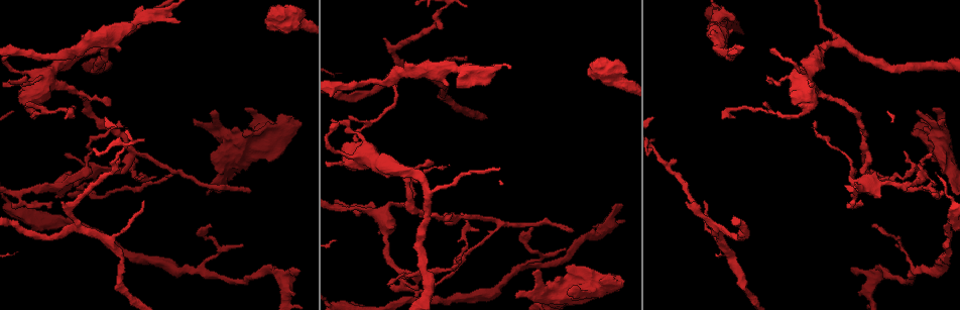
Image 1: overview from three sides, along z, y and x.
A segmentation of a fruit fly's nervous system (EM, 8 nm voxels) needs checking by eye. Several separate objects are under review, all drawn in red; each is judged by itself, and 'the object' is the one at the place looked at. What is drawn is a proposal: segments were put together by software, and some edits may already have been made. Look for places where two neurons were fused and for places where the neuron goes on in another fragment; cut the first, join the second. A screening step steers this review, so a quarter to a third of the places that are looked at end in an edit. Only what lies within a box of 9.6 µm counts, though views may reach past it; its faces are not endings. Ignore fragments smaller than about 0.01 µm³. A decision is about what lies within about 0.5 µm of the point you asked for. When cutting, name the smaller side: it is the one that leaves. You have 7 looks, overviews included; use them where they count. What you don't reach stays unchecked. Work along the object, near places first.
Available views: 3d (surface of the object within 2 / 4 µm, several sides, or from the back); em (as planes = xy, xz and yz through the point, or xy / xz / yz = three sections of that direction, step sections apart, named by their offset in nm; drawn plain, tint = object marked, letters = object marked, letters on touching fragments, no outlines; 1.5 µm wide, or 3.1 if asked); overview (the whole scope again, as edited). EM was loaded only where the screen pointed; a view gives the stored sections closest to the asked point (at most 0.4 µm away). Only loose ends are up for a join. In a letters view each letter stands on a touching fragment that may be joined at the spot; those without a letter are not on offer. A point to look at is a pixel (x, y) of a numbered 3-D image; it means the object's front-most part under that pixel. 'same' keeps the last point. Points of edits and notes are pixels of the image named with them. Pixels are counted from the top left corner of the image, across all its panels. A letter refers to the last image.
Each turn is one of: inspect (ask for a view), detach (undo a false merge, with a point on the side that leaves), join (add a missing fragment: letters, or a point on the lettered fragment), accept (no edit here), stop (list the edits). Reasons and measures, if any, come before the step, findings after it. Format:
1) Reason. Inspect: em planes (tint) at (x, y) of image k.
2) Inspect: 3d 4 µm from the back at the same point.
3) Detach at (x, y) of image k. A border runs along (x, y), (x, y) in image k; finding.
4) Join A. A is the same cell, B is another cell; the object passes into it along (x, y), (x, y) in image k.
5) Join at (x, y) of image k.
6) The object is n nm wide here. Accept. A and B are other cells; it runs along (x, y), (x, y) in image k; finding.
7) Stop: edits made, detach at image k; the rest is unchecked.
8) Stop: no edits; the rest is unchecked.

Closes a loop. Inspect: em yz step 4 (tint) at (926, 188) of image 1.

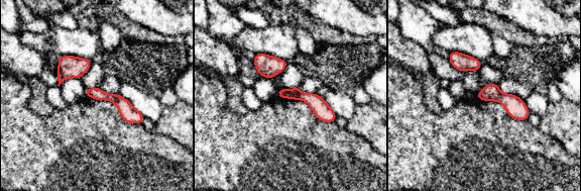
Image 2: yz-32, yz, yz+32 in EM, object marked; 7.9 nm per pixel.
Another direction. Inspect: em planes (letters) at the same point.

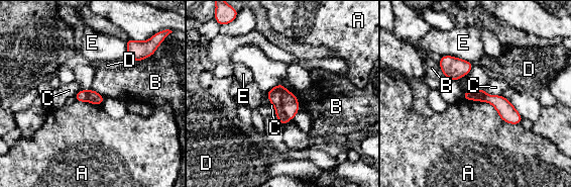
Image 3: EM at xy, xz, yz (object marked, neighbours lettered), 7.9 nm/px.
Detach at (290, 103) of image 3. A, B, C, D and E are other cells; a border runs along (283, 90), (282, 112), (289, 119) in image 3; a second neuron is stuck on.

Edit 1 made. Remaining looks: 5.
Branch stops here. Inspect: em planes (letters) at (300, 123) of image 1.

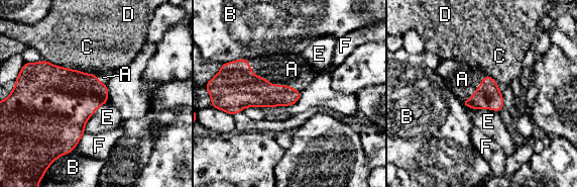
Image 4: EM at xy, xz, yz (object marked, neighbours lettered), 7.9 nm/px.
The longest contact is with A, 480 nm. Join A. A is the same cell, B, C, D, E and F are other cells; the object passes into it along (238, 87), (268, 82), (292, 69) in image 4; the neuron continues.

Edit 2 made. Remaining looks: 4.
Thick end. Inspect: em xy step 4 (tint) at (178, 22) of image 1.

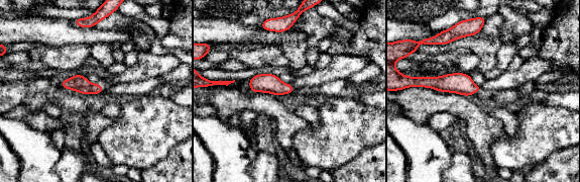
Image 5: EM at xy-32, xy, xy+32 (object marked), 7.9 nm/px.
Cut it another way. Inspect: em planes (letters) at the same point.

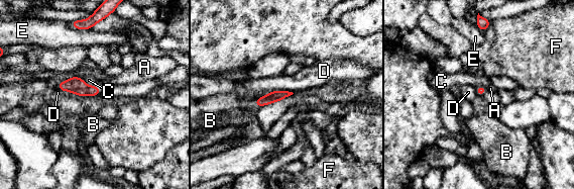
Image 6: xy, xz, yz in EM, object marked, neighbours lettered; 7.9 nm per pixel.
Accept. A, B, C, D, E and F are other cells; a border runs along (293, 92), (270, 91), (268, 93) in image 6; none of them fits.

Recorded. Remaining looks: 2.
Stop: edits made, detach at image 3, join at image 4; the rest is unchecked.

